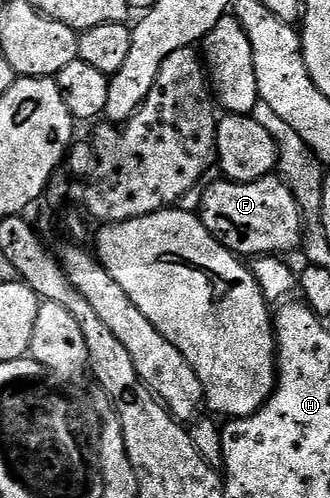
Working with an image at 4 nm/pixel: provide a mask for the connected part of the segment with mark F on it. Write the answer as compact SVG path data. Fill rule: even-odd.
M279 176L263 177L250 183L219 179L200 201L200 222L231 253L244 259L289 255L301 248L304 240L304 218L290 187Z

